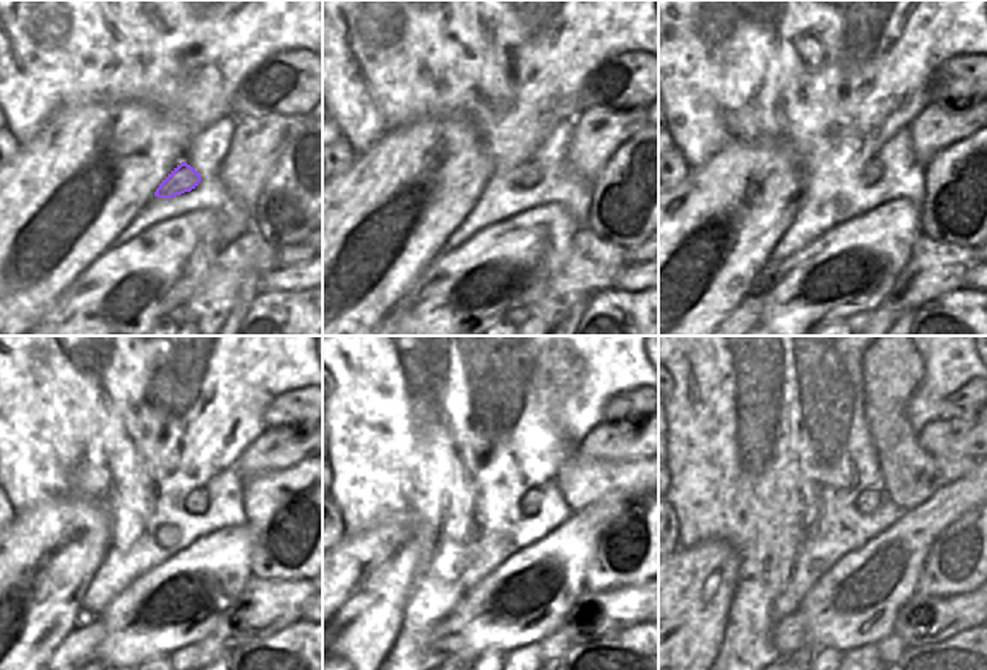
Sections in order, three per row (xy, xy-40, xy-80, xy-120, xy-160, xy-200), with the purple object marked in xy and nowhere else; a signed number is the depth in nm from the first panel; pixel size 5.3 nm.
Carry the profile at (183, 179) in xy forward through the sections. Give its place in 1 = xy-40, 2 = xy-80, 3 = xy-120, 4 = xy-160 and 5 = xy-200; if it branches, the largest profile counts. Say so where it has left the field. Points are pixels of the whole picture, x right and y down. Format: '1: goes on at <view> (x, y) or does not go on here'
1: goes on at xy-40 (527, 176)
2: goes on at xy-80 (872, 170)
3: goes on at xy-120 (197, 501)
4: goes on at xy-160 (530, 504)
5: goes on at xy-200 (869, 499)

